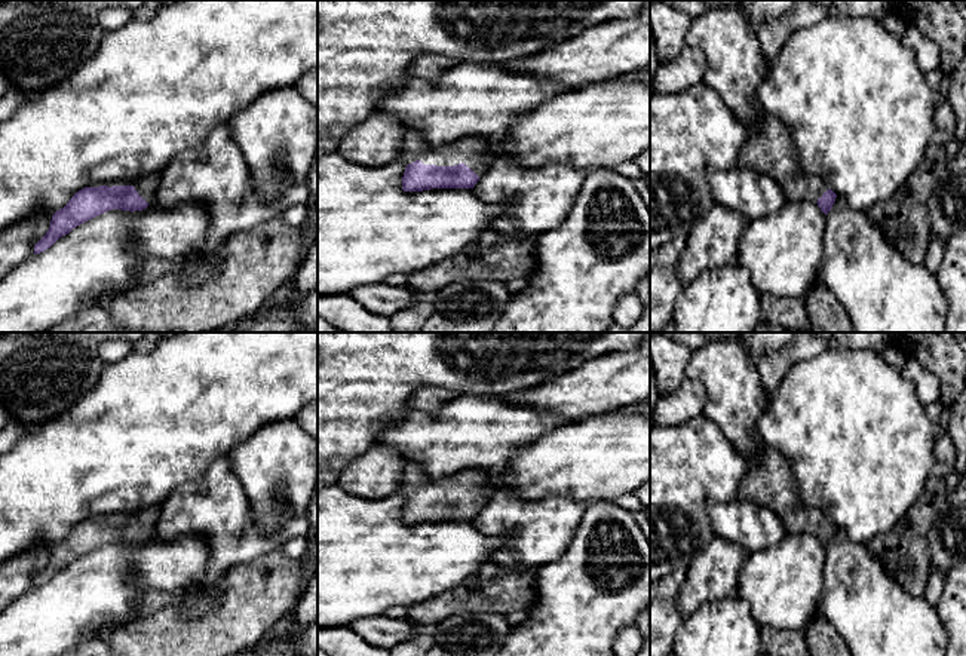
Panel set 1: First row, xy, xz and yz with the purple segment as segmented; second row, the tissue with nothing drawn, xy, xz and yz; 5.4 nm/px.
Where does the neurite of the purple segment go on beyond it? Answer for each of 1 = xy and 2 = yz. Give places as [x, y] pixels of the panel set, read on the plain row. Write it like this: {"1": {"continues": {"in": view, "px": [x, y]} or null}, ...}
{"1": {"continues": {"in": "xy", "px": [147, 518]}}, "2": {"continues": {"in": "yz", "px": [769, 481]}}}

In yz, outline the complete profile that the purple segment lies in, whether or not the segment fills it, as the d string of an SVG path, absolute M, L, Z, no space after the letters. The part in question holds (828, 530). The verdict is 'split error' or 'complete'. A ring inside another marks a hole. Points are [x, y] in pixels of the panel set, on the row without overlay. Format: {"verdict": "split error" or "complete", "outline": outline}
{"verdict": "split error", "outline": "M763 442L760 454L746 465L746 475L737 490L739 500L772 509L788 533L815 533L825 548L831 543L837 527L822 511L801 502L792 470L776 450Z"}

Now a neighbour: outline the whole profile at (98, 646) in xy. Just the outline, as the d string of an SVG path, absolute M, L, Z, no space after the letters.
M93 637L80 641L76 647L68 649L59 656L114 656L107 637Z

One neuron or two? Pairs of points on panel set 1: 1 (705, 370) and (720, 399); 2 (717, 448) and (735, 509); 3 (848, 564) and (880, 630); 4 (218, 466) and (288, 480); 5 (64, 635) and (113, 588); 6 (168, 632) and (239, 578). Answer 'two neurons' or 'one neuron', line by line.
1: one neuron
2: two neurons
3: one neuron
4: two neurons
5: one neuron
6: one neuron

